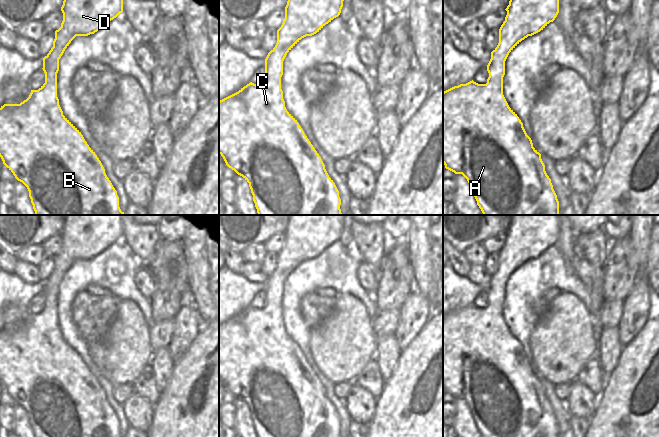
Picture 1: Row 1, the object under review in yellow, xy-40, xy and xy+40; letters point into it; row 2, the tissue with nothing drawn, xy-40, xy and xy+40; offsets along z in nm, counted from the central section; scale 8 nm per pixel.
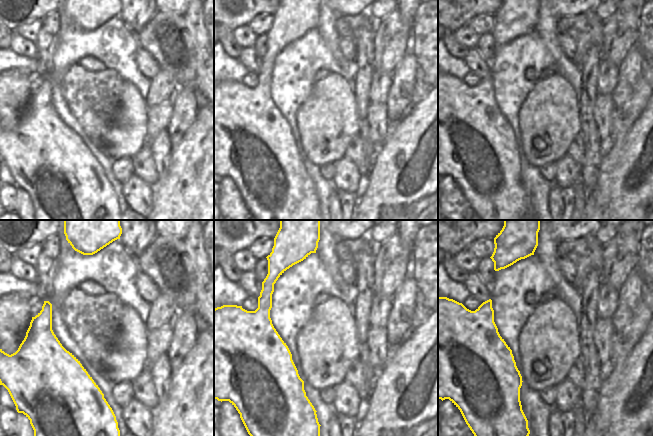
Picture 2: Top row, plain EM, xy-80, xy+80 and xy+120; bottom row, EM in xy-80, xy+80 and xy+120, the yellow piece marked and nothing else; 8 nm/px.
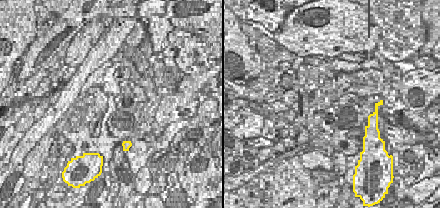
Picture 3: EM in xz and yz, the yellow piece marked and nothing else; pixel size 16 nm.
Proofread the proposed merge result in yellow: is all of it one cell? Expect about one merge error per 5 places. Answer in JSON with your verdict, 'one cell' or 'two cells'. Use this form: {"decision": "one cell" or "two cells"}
{"decision": "one cell"}

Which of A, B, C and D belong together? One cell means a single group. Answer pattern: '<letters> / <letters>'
A B C D

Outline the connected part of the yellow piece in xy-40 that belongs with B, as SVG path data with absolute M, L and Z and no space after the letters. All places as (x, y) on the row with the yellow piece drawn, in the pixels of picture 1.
M64 0L61 7L63 21L61 27L55 31L53 47L43 58L43 71L45 73L45 83L38 90L31 90L29 97L20 104L4 104L0 108L0 157L3 164L13 173L15 178L22 182L29 191L29 197L35 211L35 215L125 215L119 207L119 197L111 181L105 173L105 169L95 154L85 141L81 132L63 115L57 97L57 73L59 71L59 59L65 49L76 36L88 36L103 28L108 22L116 18L123 12L123 0Z

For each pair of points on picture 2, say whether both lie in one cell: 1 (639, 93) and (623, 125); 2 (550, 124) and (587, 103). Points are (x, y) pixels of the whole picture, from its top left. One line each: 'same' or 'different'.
1: same
2: different

